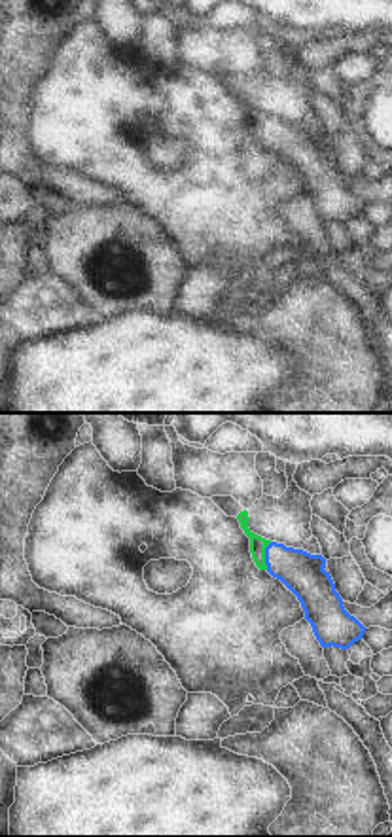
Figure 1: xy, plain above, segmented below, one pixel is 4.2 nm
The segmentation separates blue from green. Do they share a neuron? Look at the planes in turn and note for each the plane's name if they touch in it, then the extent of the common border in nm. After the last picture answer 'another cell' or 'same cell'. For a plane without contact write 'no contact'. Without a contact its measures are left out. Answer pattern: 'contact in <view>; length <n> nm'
contact in xy; length 120 nm

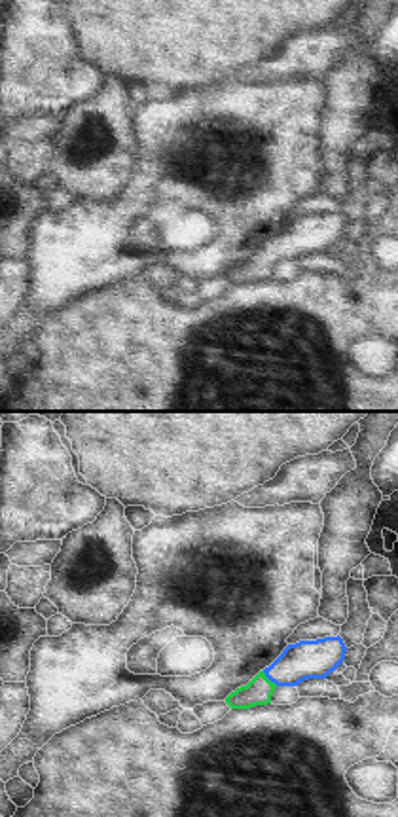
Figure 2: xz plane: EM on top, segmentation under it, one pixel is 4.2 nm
contact in xz; length 90 nm

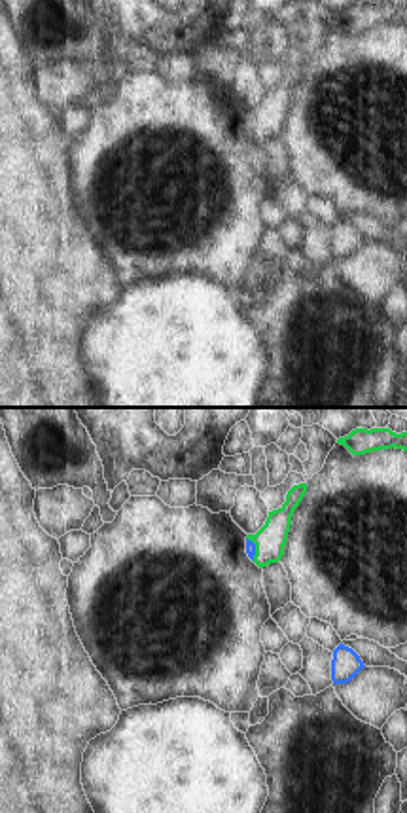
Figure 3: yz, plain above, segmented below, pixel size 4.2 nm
contact in yz; length 110 nm

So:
same cell

